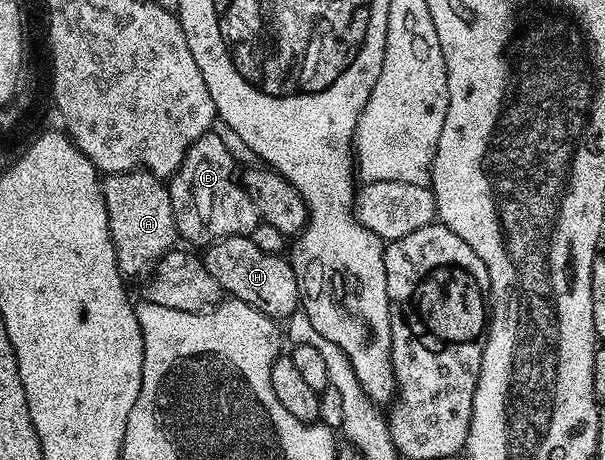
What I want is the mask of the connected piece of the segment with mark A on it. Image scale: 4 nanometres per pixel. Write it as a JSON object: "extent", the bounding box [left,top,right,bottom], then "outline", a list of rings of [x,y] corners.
{"extent":[101,169,176,280],"outline":[[[141,169],[106,175],[101,184],[118,270],[129,280],[137,275],[149,276],[167,251],[175,246],[176,228],[169,186],[152,172]]]}

